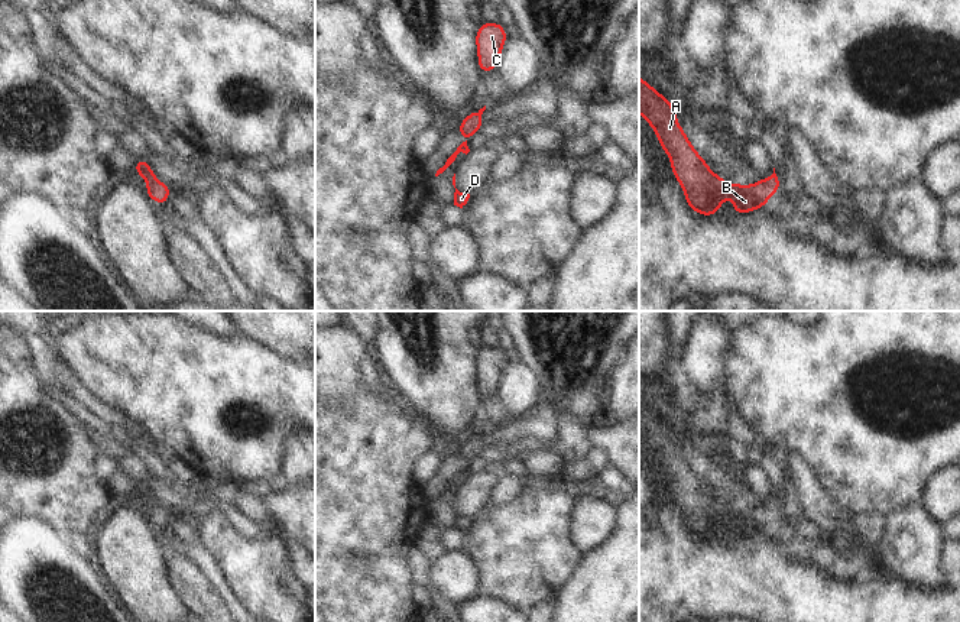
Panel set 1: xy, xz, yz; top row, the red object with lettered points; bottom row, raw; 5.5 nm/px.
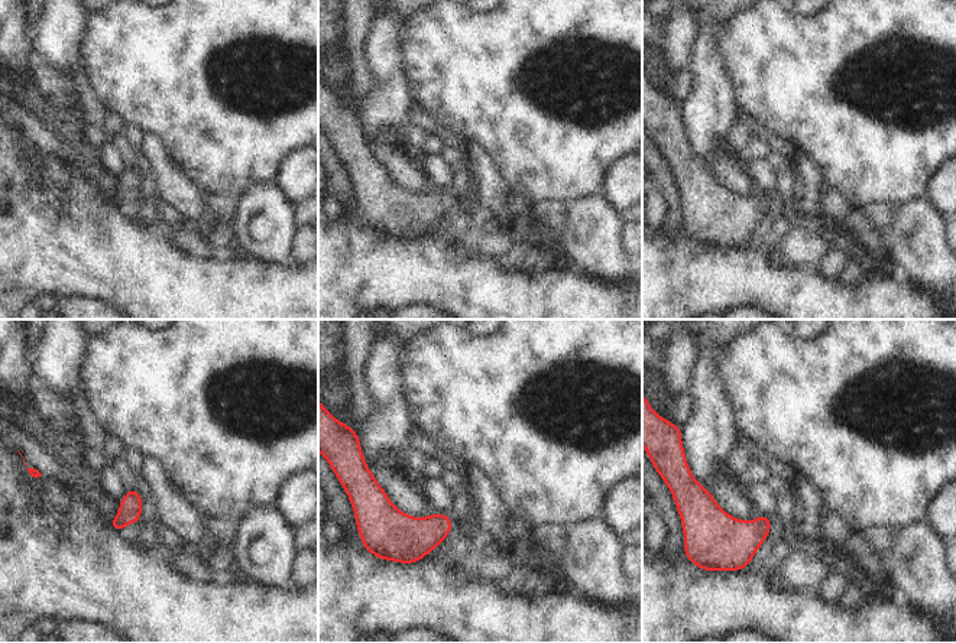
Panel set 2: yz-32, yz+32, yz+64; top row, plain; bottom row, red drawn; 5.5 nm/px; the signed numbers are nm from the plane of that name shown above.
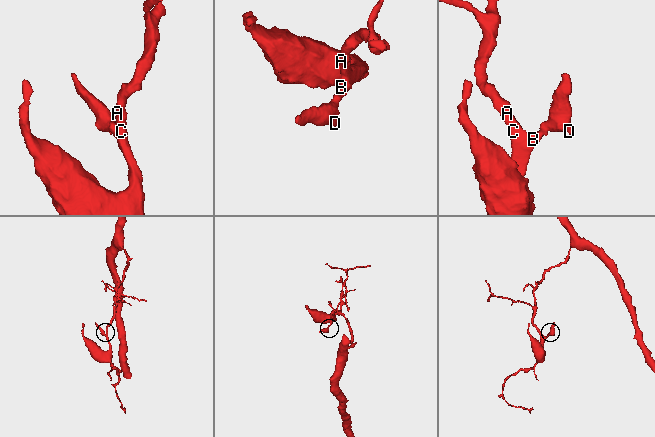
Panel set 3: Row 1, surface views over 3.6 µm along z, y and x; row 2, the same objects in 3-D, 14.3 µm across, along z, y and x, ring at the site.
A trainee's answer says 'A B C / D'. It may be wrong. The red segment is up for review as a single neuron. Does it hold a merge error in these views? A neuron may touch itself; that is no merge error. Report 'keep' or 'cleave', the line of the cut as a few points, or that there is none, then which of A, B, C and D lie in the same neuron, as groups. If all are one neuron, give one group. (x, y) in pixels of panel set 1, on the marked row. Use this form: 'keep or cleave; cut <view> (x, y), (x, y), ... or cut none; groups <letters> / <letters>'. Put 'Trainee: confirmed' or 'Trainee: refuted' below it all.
keep; cut none; groups A B C D
Trainee: refuted

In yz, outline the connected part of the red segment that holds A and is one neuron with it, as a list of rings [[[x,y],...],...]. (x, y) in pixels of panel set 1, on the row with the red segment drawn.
[[[639,77],[639,113],[648,120],[661,148],[671,158],[671,171],[685,192],[688,207],[701,216],[714,216],[730,195],[734,213],[745,214],[763,208],[772,194],[782,187],[775,168],[769,178],[762,178],[755,185],[726,184],[695,152],[674,114],[675,110],[662,94]]]

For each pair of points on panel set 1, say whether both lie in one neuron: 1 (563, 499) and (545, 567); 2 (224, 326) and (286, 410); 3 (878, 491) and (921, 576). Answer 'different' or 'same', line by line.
1: same
2: different
3: different

